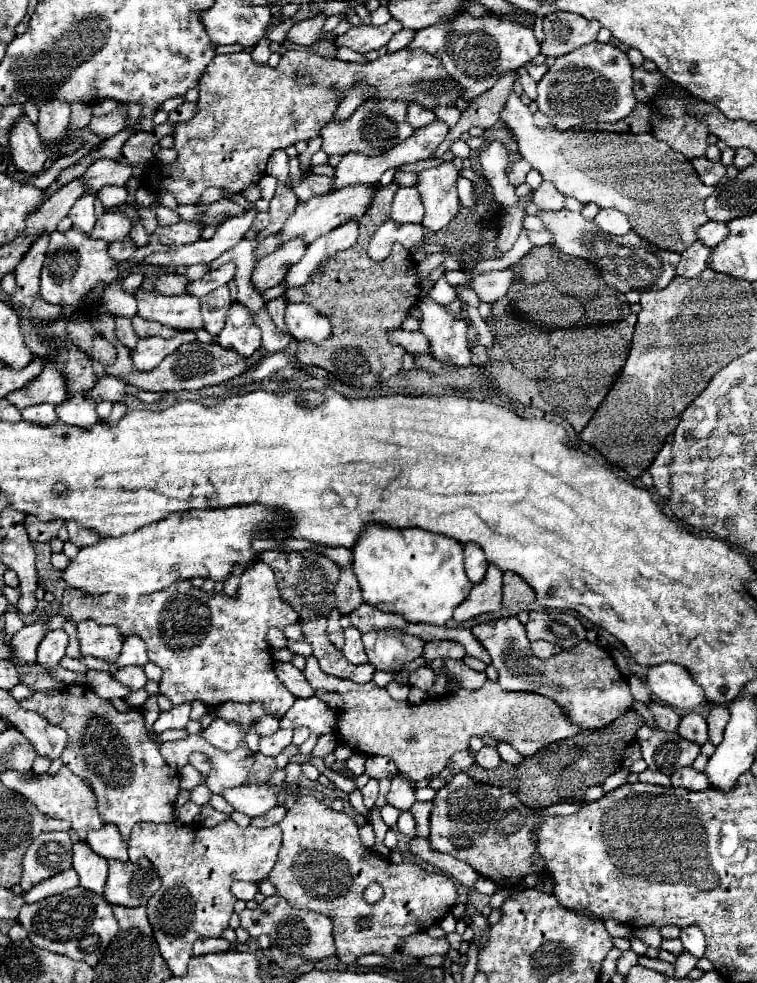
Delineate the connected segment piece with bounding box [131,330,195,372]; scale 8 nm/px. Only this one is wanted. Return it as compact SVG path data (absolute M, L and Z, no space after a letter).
M189 330L177 334L175 338L169 338L169 340L141 338L137 342L135 350L131 350L131 362L135 364L135 368L139 368L139 372L149 372L151 368L157 368L167 354L175 352L179 348L179 344L193 342L193 340L195 340L195 334Z

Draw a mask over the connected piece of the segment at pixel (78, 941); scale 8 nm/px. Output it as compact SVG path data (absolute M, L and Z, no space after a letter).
M79 886L35 904L23 904L19 920L37 948L45 948L73 960L85 960L89 966L99 962L101 950L105 950L117 934L117 922L113 918L111 904L105 898Z

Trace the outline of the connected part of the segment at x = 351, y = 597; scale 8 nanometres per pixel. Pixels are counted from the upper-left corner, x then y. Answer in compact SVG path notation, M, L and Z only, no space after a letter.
M343 568L339 582L335 584L335 596L337 596L337 608L341 614L351 614L359 604L363 604L359 582L351 568Z

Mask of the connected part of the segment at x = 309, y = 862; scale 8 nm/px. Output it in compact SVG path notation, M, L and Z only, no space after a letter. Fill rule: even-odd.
M301 794L295 800L295 806L291 810L287 810L287 814L279 822L279 826L283 830L283 844L277 854L275 868L271 870L267 880L275 886L277 894L283 896L293 908L317 910L331 918L337 956L343 964L351 964L351 962L355 962L357 956L363 956L363 954L383 954L383 956L395 954L399 942L405 936L411 936L415 932L425 932L429 926L439 924L439 920L457 902L457 890L449 876L427 872L419 864L413 864L413 862L393 864L393 862L377 856L373 850L365 848L359 842L357 824L349 814L335 812L323 800L315 798L313 794ZM373 882L377 882L383 888L383 898L375 904L369 904L363 894L365 894L365 888ZM363 916L371 918L371 926L361 928L357 924L357 920Z

